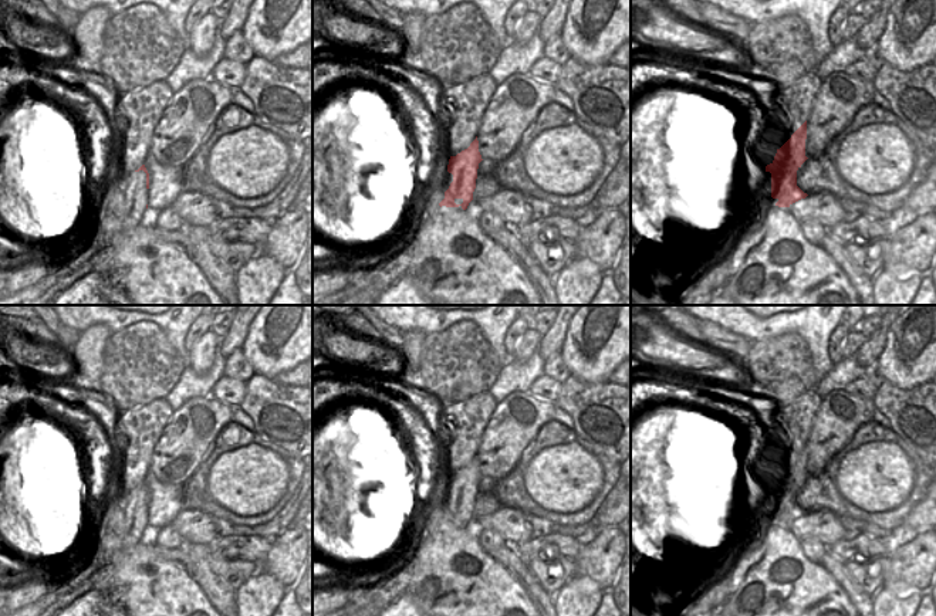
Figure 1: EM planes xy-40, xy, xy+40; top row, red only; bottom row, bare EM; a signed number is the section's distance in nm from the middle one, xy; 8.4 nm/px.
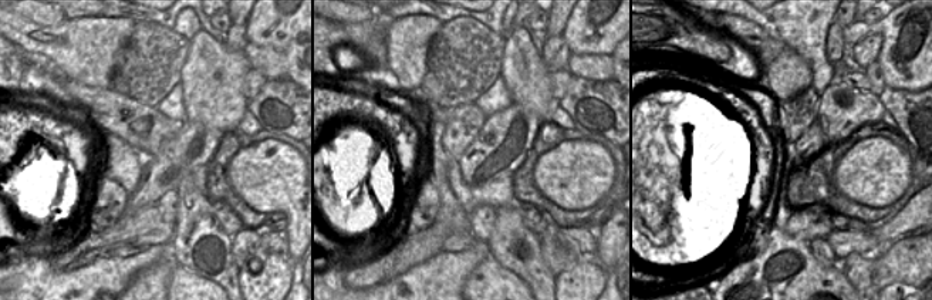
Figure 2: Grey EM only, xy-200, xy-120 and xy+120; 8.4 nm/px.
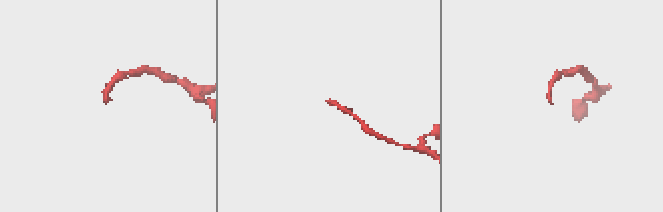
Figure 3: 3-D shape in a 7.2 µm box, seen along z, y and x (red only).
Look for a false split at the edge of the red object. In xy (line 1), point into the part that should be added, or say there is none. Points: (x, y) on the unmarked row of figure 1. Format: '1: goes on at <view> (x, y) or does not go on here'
1: does not go on here

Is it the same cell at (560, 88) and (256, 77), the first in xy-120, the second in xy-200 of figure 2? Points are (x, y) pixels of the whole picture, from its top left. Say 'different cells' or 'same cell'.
same cell

